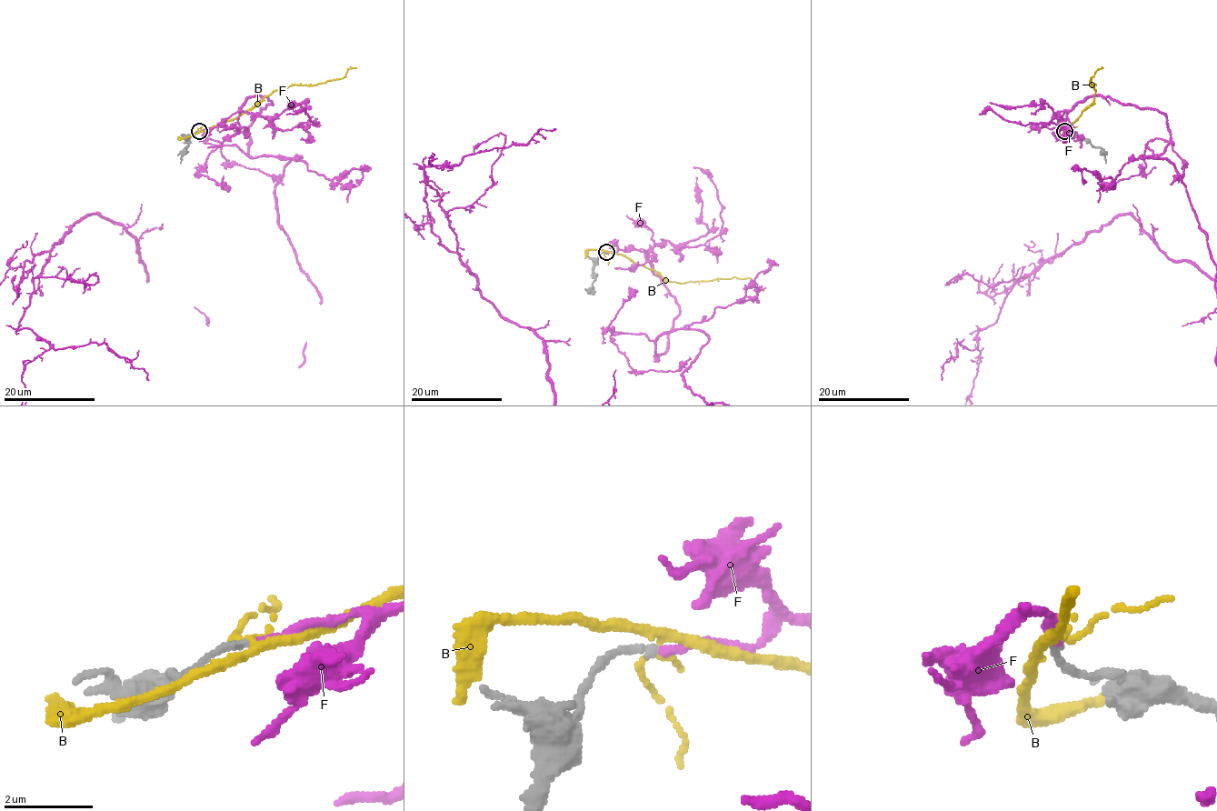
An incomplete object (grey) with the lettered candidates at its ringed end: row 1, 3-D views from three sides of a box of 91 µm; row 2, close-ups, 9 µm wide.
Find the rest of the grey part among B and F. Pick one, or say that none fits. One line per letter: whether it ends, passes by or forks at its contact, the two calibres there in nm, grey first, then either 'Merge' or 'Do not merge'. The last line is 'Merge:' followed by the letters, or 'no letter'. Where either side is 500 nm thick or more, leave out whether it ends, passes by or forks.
B: It forks there. Thickness 150 nm (grey) against 150 nm. Do not merge
F: It ends there. Thickness 140 nm (grey) against 150 nm. Merge
Merge: F

